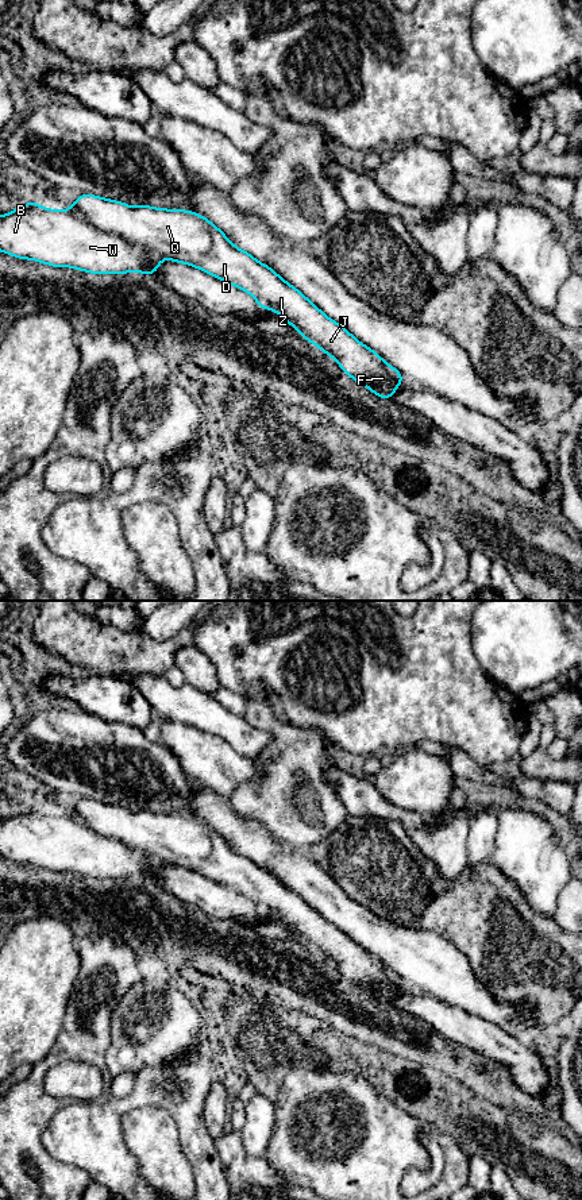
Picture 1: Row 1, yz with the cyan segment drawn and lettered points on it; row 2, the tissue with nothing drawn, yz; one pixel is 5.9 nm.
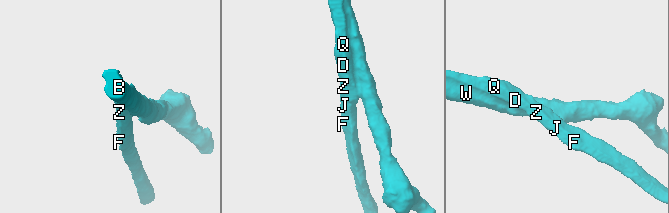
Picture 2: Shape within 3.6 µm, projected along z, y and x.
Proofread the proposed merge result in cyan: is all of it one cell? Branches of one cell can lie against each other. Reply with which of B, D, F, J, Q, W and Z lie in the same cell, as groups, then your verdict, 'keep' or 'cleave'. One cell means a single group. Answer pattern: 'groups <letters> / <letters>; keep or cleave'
groups B D F J Q W Z; keep

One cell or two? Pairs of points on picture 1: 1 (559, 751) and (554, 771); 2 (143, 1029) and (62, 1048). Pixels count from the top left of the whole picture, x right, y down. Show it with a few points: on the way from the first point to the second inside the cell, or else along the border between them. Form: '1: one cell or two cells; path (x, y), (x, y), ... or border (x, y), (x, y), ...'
1: two cells; border (546, 749), (552, 757), (565, 757)
2: two cells; border (115, 1006), (110, 1021), (107, 1068)

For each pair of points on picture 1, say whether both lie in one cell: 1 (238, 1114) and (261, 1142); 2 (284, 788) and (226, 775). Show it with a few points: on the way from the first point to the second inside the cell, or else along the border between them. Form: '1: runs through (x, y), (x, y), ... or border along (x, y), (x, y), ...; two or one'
1: border along (245, 1104), (245, 1125), (239, 1131); two
2: border along (253, 759), (257, 775), (243, 780), (227, 801); two

